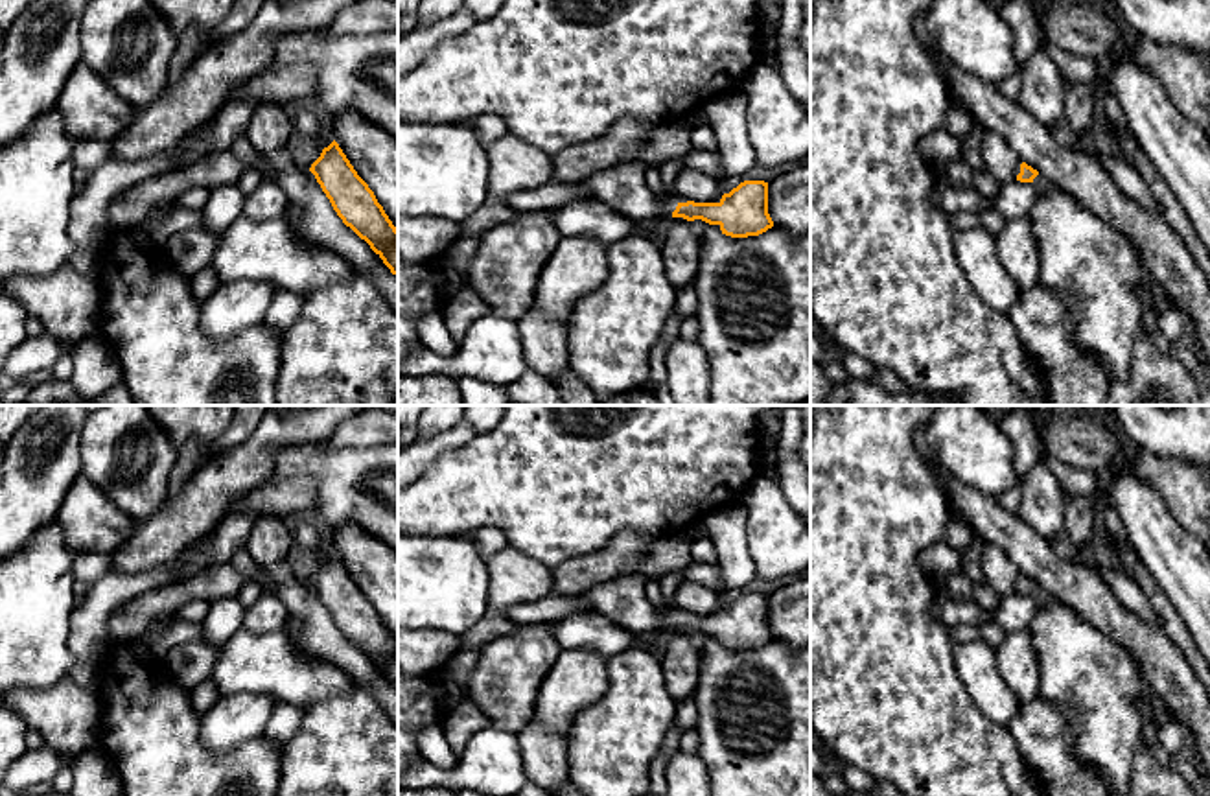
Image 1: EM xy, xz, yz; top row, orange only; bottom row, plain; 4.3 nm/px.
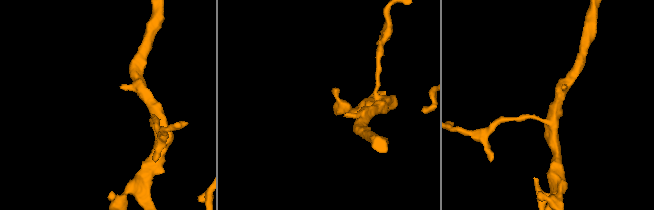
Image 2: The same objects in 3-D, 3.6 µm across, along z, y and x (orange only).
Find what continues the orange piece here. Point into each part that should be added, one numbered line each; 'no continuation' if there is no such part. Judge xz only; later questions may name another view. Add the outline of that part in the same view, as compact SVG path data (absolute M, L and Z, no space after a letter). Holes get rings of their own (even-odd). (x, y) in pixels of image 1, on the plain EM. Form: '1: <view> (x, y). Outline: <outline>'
1: xz (623, 601). Outline: M626 575L580 595L582 610L578 614L599 614L635 634L650 632L657 626L672 628L678 615L661 615L645 595L645 586L652 579L646 575Z

